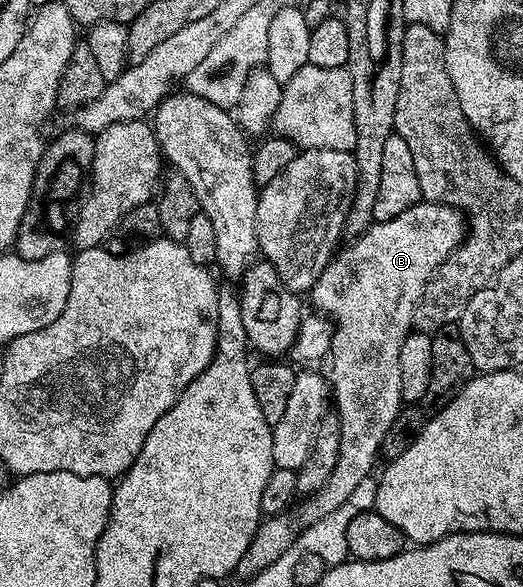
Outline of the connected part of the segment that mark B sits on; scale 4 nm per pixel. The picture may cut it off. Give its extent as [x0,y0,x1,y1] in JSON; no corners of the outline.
[301,202,467,525]

